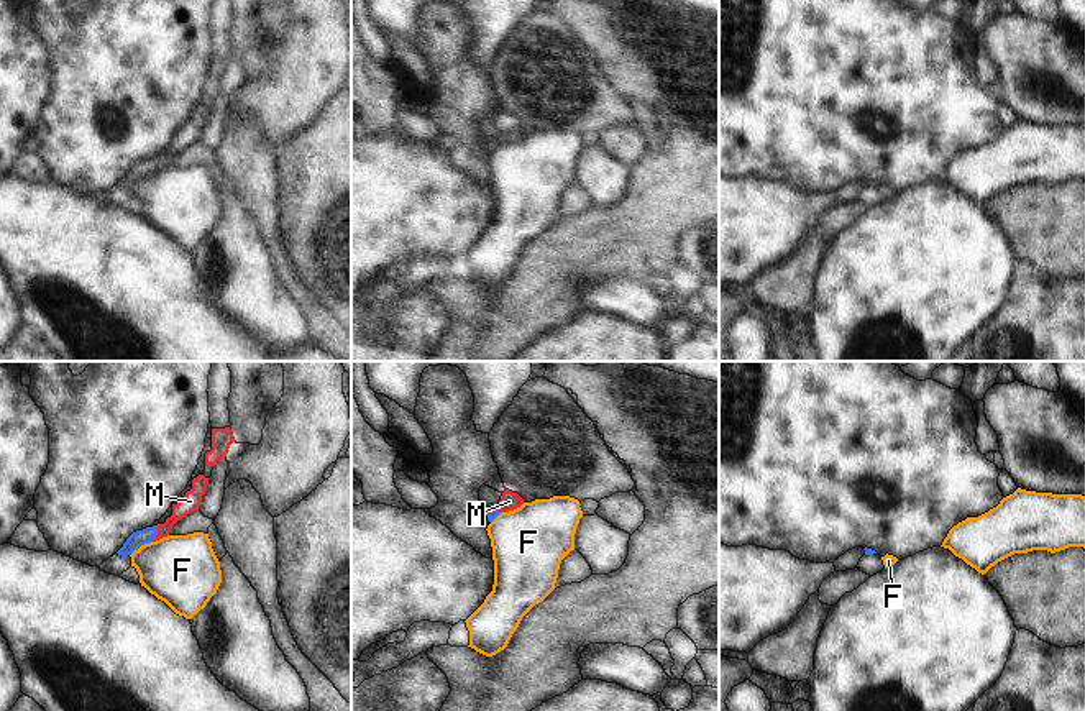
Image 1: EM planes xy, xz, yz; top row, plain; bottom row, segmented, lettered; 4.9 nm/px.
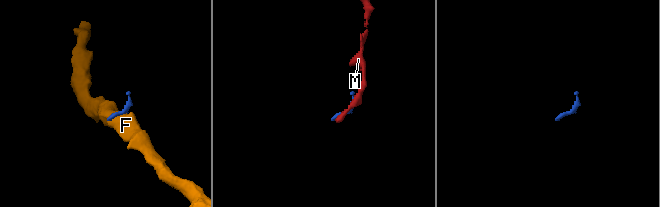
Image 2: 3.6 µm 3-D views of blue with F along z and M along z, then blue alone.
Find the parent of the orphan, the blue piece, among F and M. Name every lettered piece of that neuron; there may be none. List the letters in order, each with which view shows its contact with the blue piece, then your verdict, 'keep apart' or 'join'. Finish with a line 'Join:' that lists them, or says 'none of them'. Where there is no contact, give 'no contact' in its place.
F: contact in xy; keep apart
M: contact in xy; keep apart
Join: none of them

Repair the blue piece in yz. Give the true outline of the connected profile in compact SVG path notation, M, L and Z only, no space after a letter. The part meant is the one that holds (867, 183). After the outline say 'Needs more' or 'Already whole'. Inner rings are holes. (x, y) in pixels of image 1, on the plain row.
M855 179L852 182L845 184L844 187L840 187L834 194L835 204L854 202L854 200L857 200L857 197L863 187L873 187L873 186L877 186L877 184L872 181Z. Needs more

